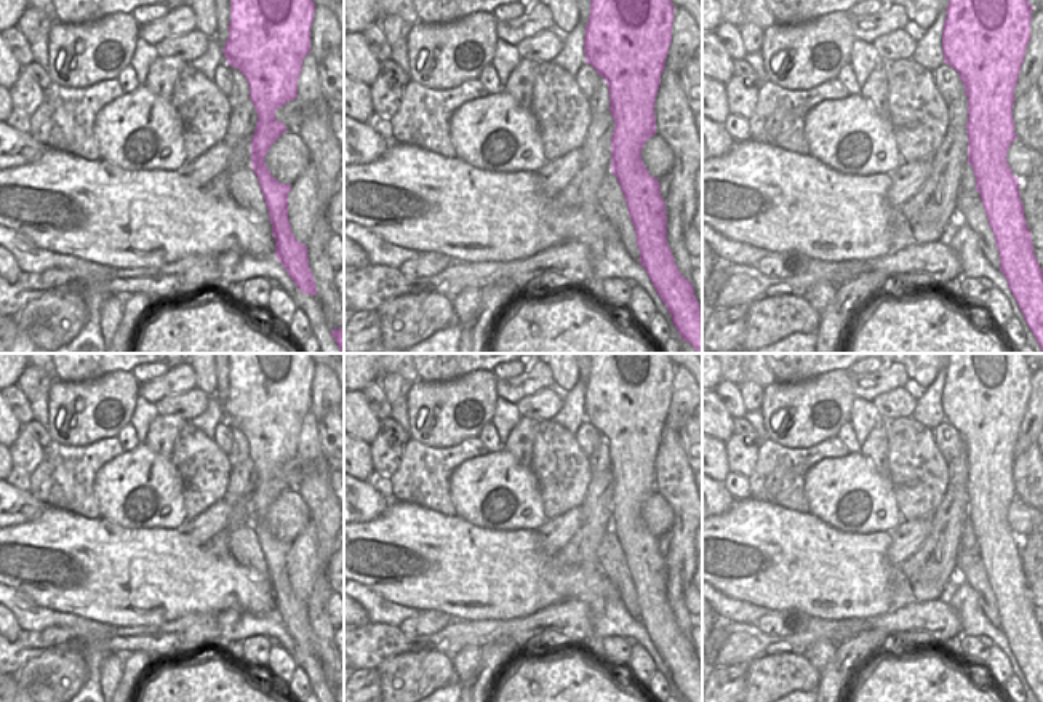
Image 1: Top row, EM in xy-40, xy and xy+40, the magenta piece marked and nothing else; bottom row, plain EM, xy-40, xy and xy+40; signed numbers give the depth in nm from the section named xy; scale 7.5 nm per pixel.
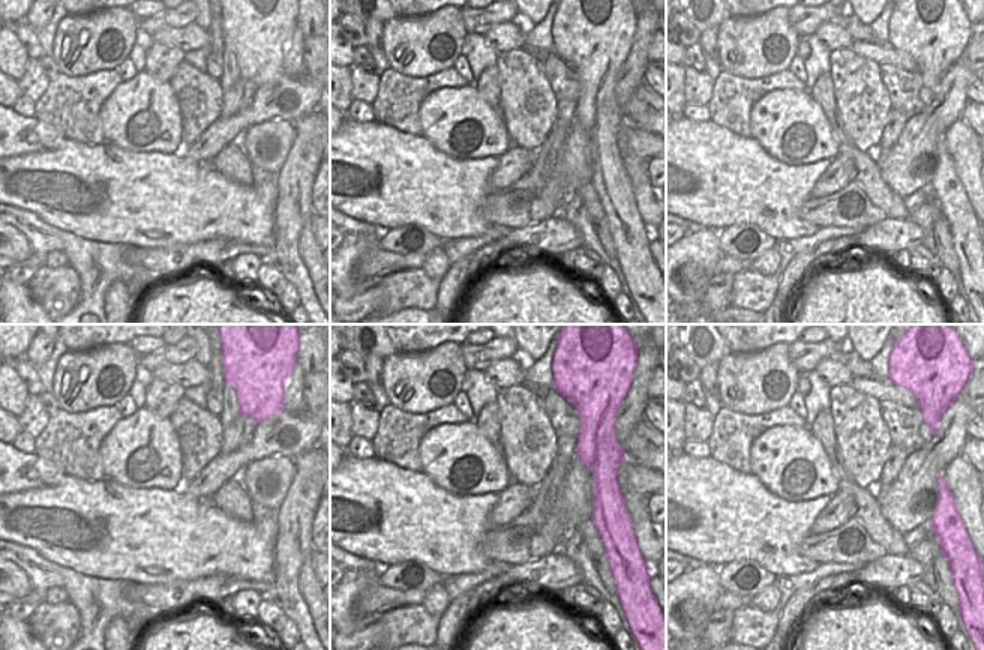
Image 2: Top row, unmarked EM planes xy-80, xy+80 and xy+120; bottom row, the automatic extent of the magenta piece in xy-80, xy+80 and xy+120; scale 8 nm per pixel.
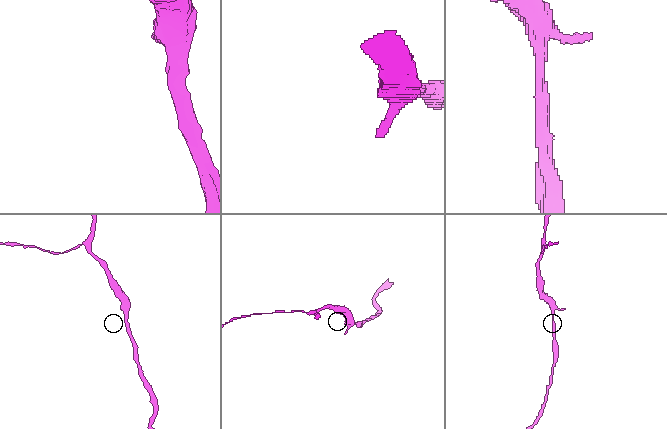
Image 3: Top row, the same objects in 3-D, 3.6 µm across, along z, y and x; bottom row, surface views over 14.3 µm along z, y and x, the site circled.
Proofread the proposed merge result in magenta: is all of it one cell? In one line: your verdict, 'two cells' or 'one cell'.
one cell

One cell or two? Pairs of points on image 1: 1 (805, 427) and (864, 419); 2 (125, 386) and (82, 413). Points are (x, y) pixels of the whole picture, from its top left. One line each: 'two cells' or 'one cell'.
1: two cells
2: one cell

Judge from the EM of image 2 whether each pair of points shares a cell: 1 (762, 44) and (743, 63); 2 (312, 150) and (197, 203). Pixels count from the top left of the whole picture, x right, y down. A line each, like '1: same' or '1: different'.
1: same
2: different

